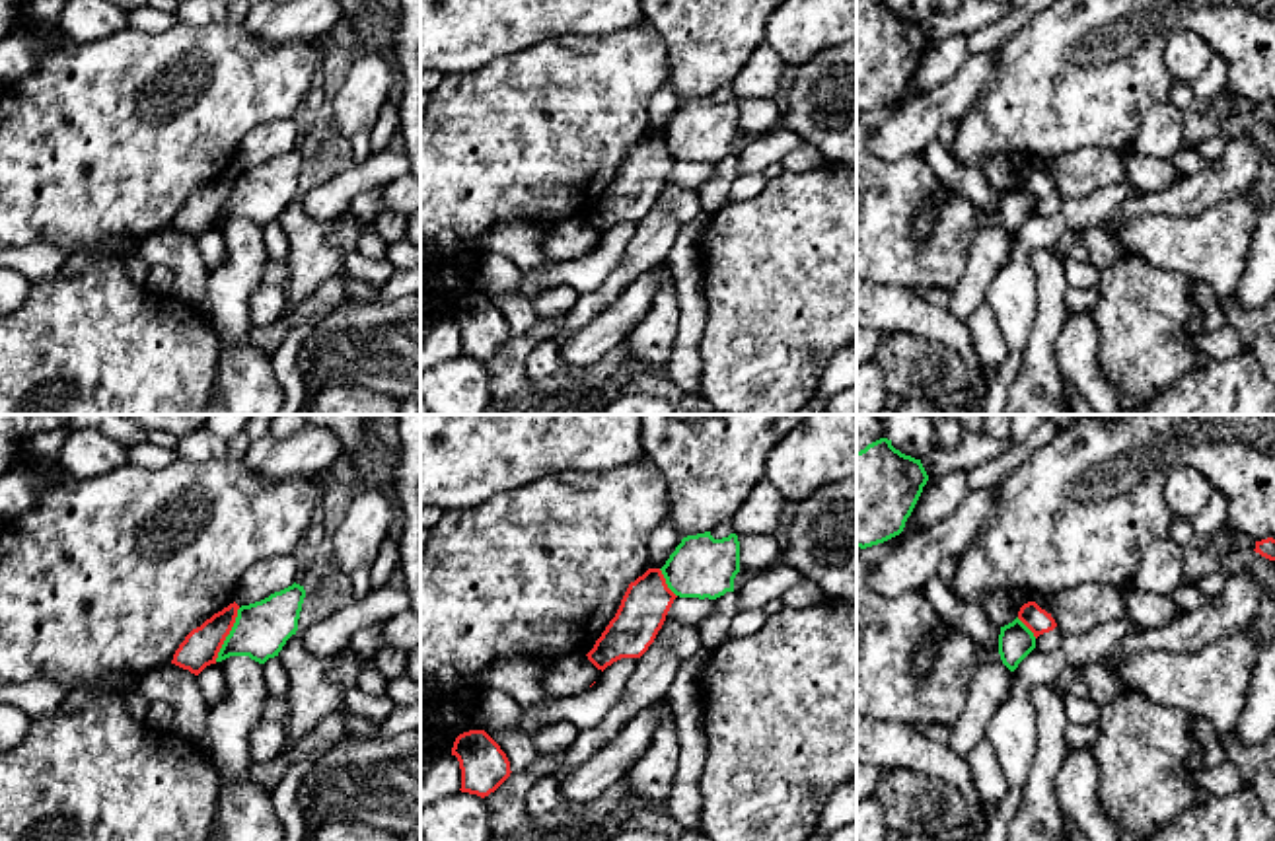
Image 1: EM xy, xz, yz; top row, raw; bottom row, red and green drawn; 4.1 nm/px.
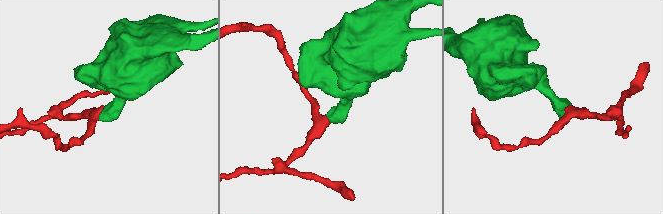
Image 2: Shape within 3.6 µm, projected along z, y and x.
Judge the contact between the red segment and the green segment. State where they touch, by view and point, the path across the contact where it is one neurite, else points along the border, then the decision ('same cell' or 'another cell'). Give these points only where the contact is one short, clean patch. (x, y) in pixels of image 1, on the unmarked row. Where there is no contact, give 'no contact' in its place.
meets red in xy at (228, 197); border along xy (240, 172), (215, 224); another cell

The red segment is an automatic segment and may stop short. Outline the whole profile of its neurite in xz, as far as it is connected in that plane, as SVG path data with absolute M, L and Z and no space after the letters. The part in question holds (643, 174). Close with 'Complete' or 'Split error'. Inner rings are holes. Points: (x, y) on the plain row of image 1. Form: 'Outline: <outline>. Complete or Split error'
Outline: M648 132L629 148L615 181L586 218L605 234L621 222L640 222L654 206L677 160L668 152L660 132Z. Complete

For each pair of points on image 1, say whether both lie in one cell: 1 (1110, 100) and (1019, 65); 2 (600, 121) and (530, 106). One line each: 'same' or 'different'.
1: same
2: same

